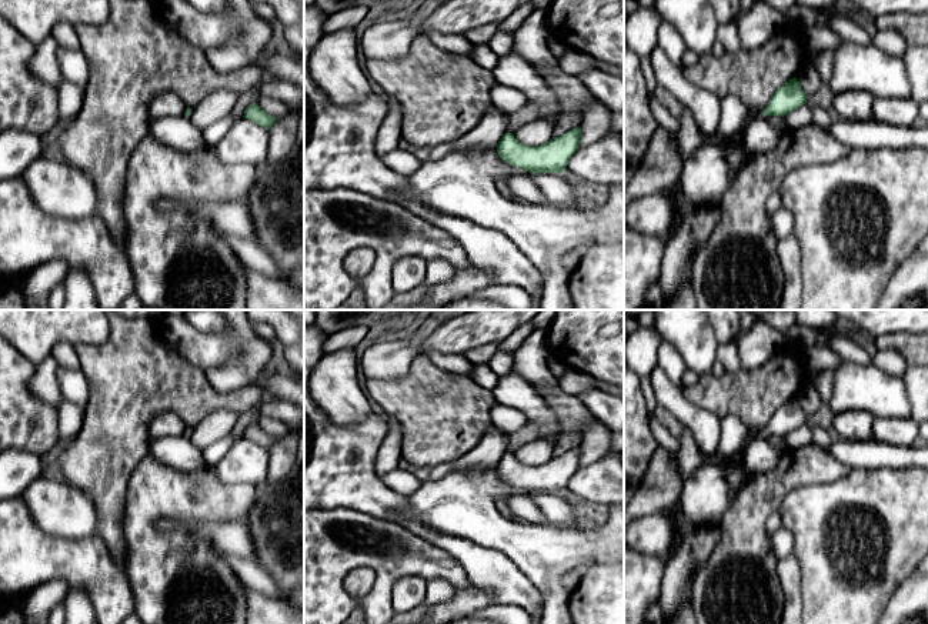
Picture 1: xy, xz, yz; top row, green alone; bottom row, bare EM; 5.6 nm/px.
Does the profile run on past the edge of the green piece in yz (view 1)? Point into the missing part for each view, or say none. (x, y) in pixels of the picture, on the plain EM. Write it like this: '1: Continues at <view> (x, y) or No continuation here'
1: No continuation here

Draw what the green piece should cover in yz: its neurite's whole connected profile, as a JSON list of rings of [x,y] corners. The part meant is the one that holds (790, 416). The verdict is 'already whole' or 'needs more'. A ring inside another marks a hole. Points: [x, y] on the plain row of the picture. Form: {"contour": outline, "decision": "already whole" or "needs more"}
{"contour": [[[792,397],[777,408],[762,434],[784,437],[805,424],[807,418],[797,397]]], "decision": "already whole"}

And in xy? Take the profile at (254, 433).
{"contour": [[[257,423],[250,424],[244,431],[244,438],[248,438],[258,446],[270,450],[270,447],[274,444],[276,437],[267,434]]], "decision": "already whole"}

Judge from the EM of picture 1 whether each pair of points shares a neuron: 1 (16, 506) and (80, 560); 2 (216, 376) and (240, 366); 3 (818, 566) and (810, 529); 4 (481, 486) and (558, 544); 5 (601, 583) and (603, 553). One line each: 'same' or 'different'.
1: same
2: same
3: same
4: same
5: different

